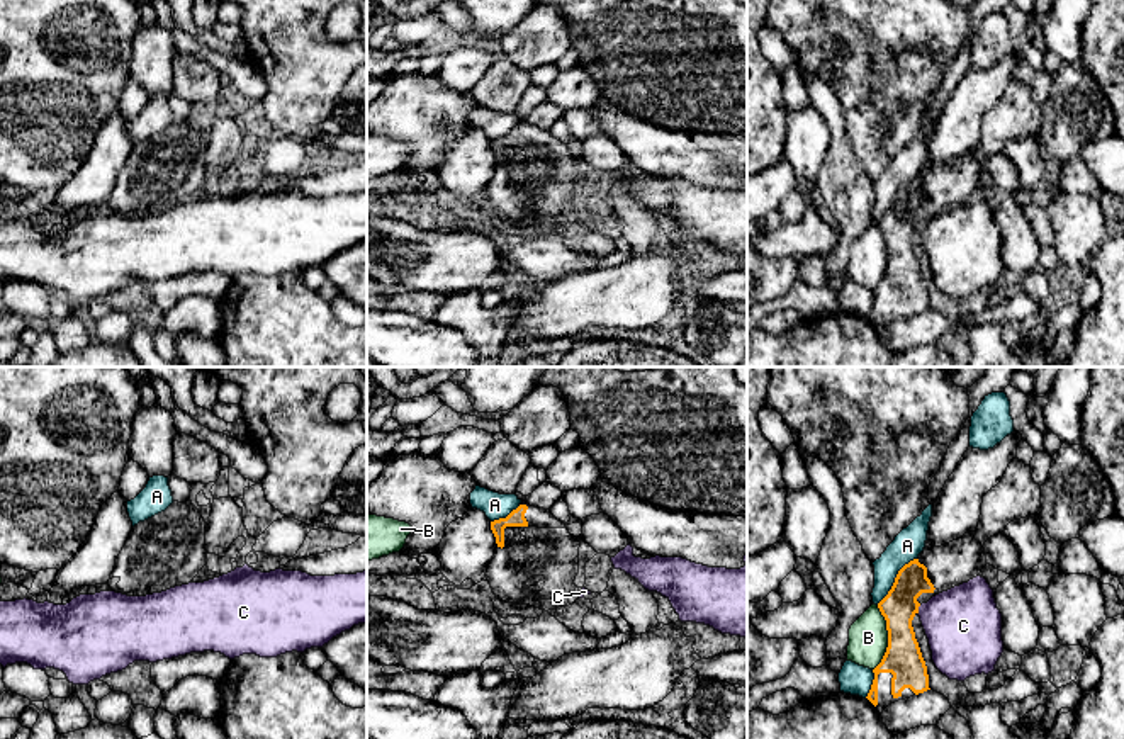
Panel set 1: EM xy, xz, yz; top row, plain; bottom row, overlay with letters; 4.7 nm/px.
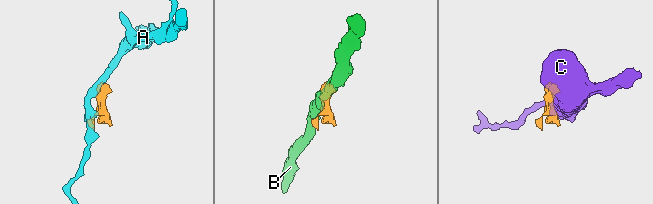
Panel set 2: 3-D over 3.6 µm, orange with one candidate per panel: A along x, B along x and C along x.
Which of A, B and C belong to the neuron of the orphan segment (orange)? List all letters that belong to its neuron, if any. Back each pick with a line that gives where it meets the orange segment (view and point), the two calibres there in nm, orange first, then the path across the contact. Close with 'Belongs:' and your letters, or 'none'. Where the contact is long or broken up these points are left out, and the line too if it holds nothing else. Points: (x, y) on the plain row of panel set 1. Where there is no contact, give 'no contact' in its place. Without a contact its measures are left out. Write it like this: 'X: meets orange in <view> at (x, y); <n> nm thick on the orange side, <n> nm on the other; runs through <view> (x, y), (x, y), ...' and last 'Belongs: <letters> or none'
Belongs: none

